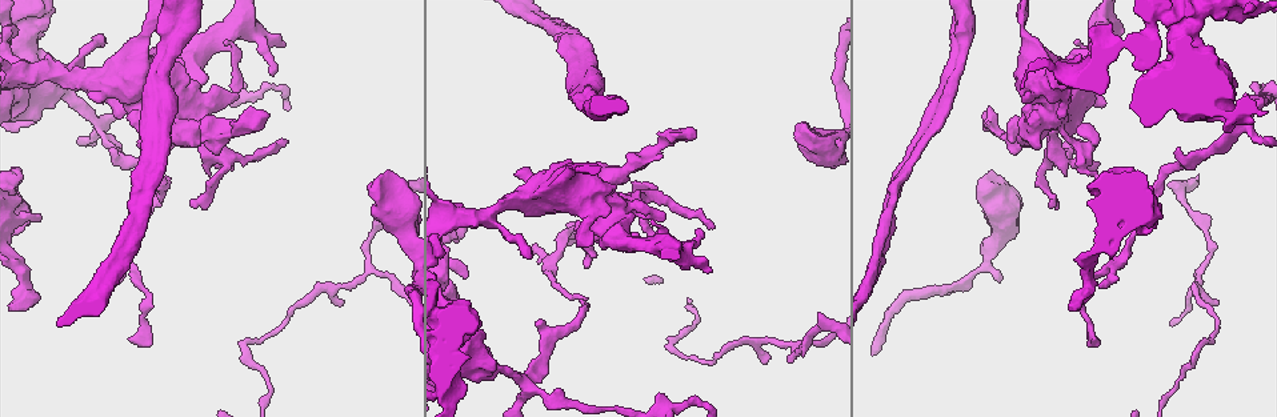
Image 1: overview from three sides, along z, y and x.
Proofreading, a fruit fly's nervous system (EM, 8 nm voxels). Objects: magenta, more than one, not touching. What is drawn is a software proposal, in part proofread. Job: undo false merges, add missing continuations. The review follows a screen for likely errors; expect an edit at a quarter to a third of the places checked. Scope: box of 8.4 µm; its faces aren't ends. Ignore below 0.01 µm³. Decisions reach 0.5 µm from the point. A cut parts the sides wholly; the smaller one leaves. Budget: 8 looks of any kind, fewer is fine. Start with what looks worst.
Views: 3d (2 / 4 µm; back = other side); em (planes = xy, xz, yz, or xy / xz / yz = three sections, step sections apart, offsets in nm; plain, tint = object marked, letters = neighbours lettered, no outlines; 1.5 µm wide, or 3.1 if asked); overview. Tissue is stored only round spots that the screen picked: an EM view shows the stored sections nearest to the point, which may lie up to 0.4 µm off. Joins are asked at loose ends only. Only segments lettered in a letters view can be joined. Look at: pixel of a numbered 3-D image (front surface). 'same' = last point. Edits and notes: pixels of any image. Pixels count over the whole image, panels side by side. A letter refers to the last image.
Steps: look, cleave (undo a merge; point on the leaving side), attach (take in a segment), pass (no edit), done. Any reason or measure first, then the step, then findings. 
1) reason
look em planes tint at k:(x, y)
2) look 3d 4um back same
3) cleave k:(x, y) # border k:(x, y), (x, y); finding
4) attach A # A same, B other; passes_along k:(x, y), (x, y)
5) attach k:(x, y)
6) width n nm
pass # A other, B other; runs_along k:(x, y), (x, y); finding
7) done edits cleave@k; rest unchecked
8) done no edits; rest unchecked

arms part here
look em planes letters at 1:(1206, 267)

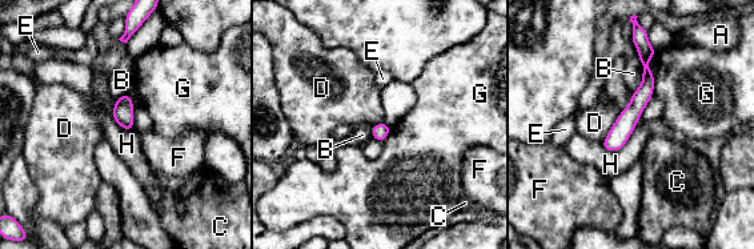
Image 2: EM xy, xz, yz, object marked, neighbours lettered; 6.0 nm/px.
longest_contact D 380 nm
pass # A other, B other, C other, D other, E other, F other, G other, H other; runs_along 2:(642, 47), (646, 88), (612, 148); all the same neuron

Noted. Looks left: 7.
branch stops here
look 3d 4um at 1:(810, 133)

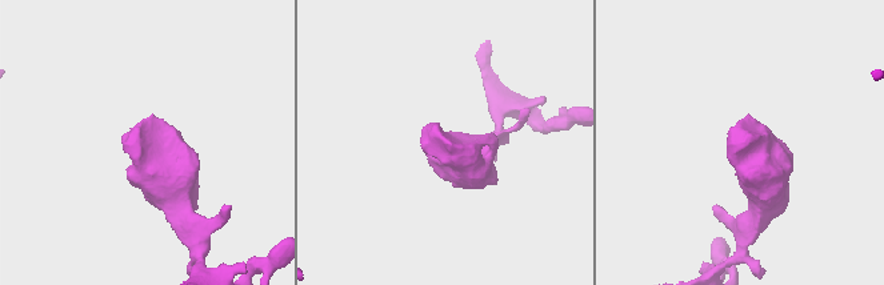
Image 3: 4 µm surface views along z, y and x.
look em planes letters at 3:(742, 119)

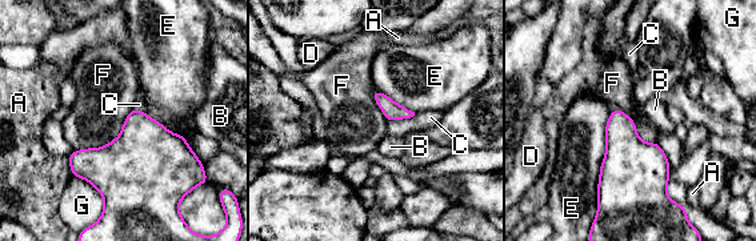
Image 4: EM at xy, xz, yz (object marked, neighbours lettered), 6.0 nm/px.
longest_contact E 600 nm
pass # A other, B other, C other, D other, E other, F other, G other; no lettered segment goes on from it

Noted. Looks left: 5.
branch stops here
look em planes letters at 1:(661, 220)

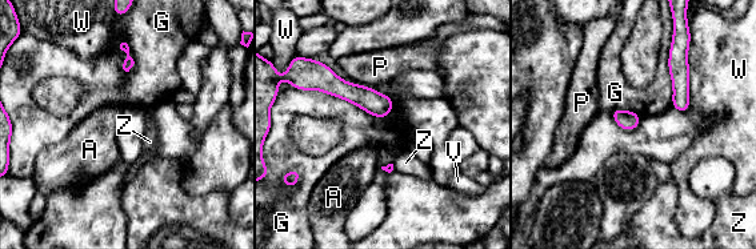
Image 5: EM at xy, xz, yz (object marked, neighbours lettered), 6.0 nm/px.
width 120 nm; longest_contact G 600 nm
pass # A other, G other, P other, V other, W other, Z other; none of them fits

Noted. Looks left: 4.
done no edits; rest unchecked

